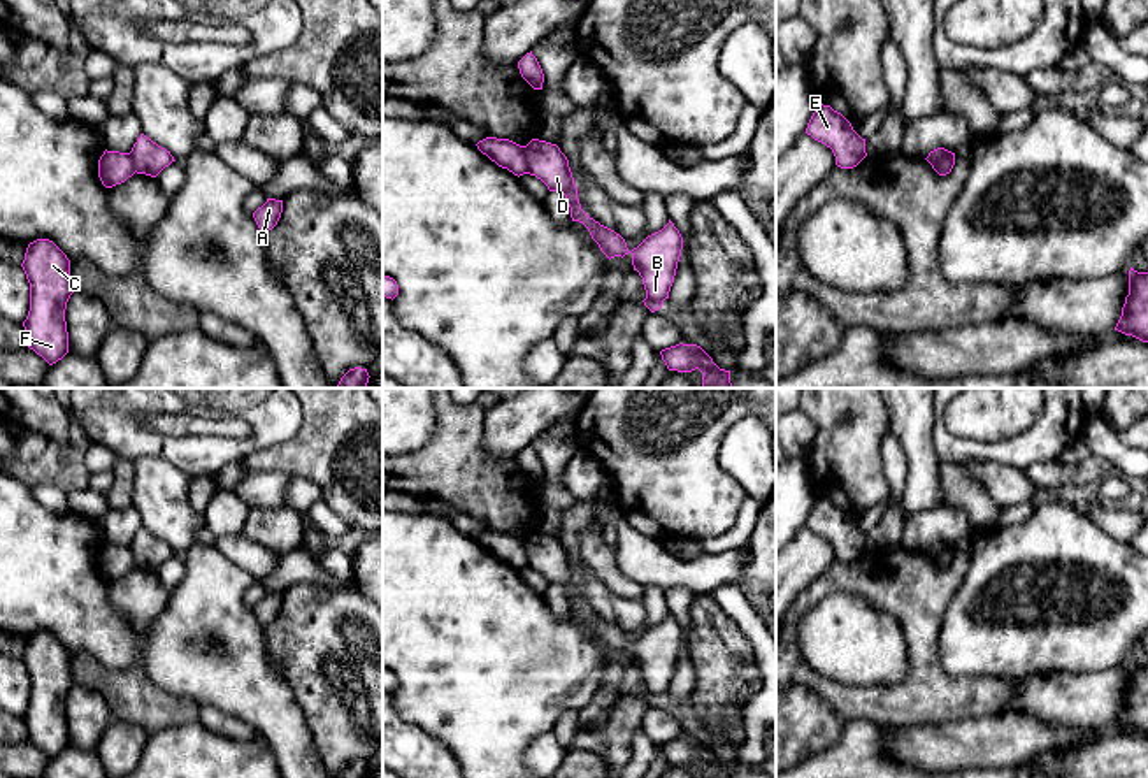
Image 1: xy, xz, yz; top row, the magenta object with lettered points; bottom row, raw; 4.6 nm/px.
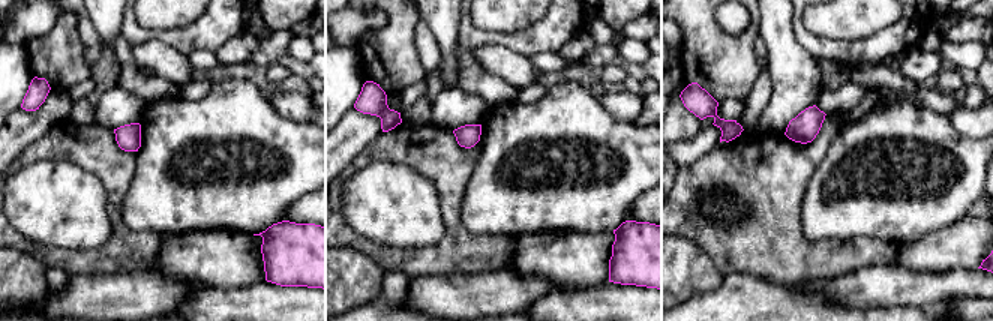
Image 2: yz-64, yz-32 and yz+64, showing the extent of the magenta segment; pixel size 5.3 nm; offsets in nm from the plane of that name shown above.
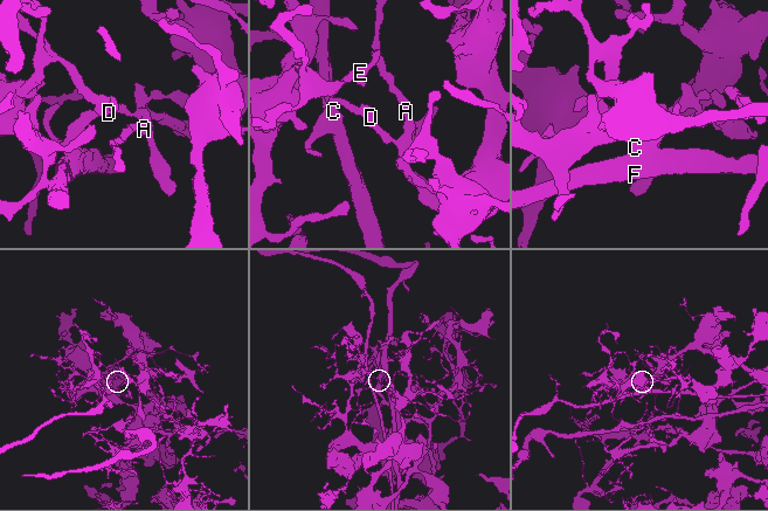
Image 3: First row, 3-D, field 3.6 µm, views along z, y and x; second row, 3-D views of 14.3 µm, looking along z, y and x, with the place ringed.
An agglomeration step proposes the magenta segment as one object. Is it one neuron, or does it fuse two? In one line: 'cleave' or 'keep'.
cleave

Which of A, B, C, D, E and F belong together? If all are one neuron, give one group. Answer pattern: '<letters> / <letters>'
A B D E / C F

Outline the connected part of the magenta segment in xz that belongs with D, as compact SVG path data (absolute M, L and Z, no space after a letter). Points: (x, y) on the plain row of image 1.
M532 532L523 539L523 546L527 567L541 573L549 585L565 588L572 615L579 615L588 622L592 632L609 653L632 648L634 664L642 671L646 683L642 695L651 706L658 704L664 694L669 692L683 643L683 630L674 616L669 613L662 623L648 629L630 645L620 627L600 618L581 602L569 553L556 537Z

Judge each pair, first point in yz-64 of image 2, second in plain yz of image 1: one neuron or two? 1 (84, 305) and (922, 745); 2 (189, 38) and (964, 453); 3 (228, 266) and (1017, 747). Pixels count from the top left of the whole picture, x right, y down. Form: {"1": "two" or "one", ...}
{"1": "one", "2": "one", "3": "two"}

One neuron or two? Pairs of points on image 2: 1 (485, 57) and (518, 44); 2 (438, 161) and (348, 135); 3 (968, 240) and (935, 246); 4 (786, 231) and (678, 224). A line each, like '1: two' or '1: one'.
1: two
2: two
3: one
4: one

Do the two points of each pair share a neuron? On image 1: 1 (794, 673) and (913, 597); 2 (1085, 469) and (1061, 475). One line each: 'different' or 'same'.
1: same
2: same

